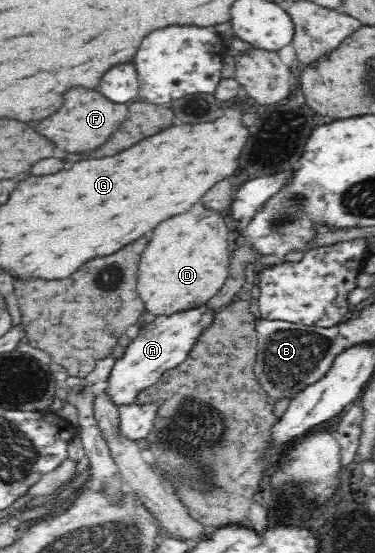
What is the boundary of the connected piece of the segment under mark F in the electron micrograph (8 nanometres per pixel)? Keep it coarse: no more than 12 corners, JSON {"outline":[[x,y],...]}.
{"outline":[[73,88],[37,124],[67,154],[103,146],[127,118],[125,104]]}

